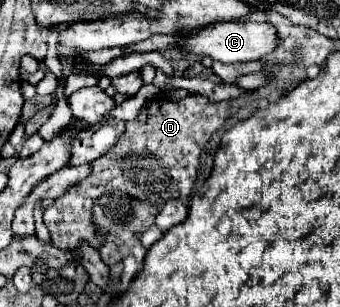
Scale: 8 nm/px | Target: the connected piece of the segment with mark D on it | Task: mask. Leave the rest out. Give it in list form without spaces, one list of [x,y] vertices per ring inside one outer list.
[[[190,95],[190,97],[180,99],[178,103],[160,101],[160,99],[144,103],[138,117],[134,121],[126,121],[126,125],[124,125],[126,129],[120,135],[120,139],[116,141],[116,145],[110,151],[106,151],[102,157],[98,157],[90,163],[90,175],[84,181],[76,183],[74,187],[68,187],[64,191],[64,195],[60,195],[54,201],[54,205],[44,211],[44,223],[52,235],[52,245],[58,249],[74,251],[82,243],[88,243],[90,247],[100,249],[102,235],[96,235],[96,225],[92,221],[92,207],[94,207],[94,201],[104,193],[112,193],[118,189],[130,197],[136,197],[142,201],[146,199],[154,205],[164,205],[170,199],[188,197],[194,187],[194,181],[196,181],[200,153],[202,153],[204,145],[208,143],[208,139],[212,137],[212,133],[224,125],[226,115],[228,115],[228,101],[210,103],[204,95]]]

